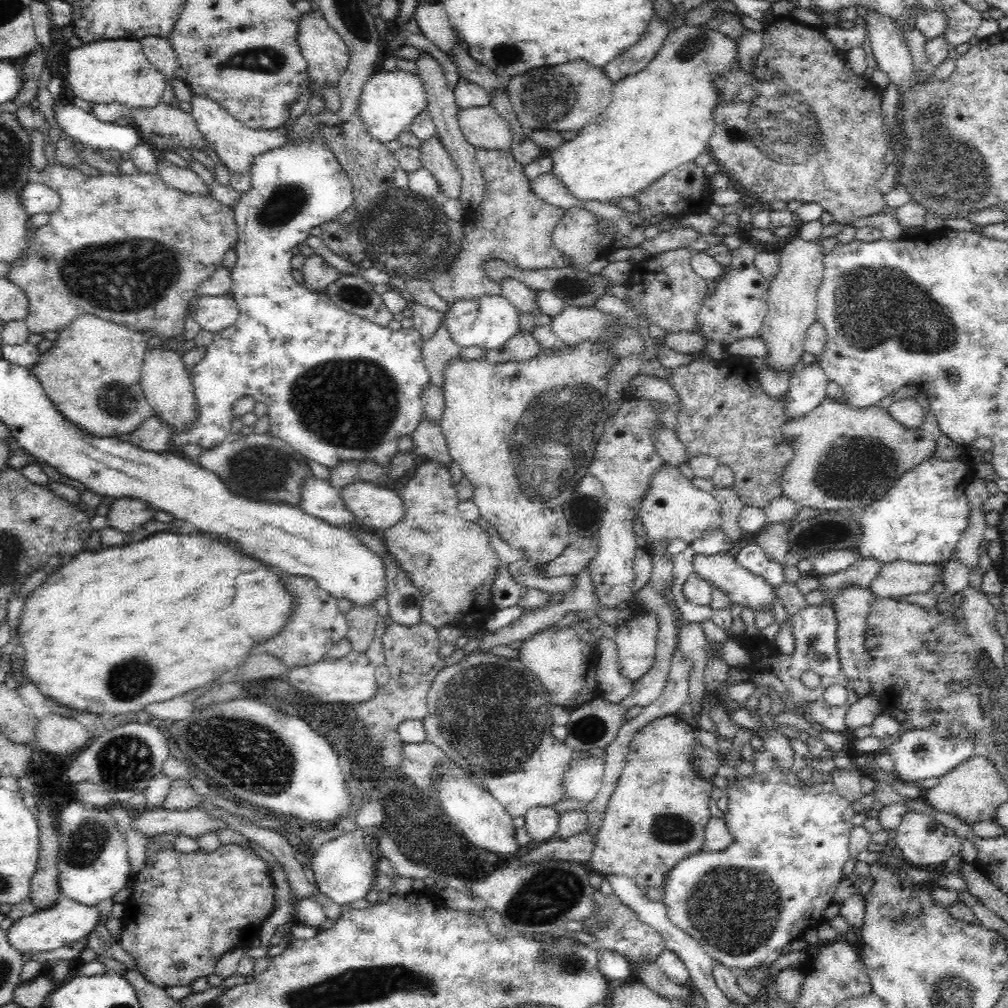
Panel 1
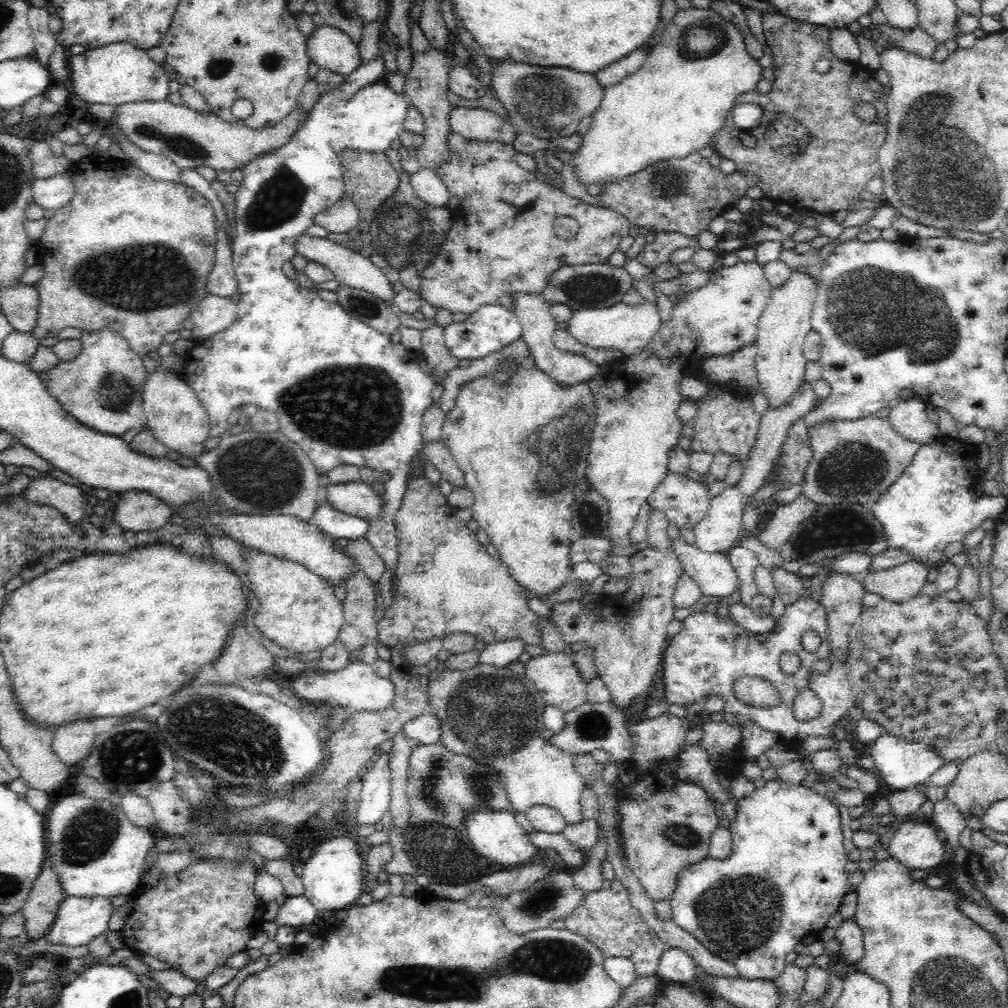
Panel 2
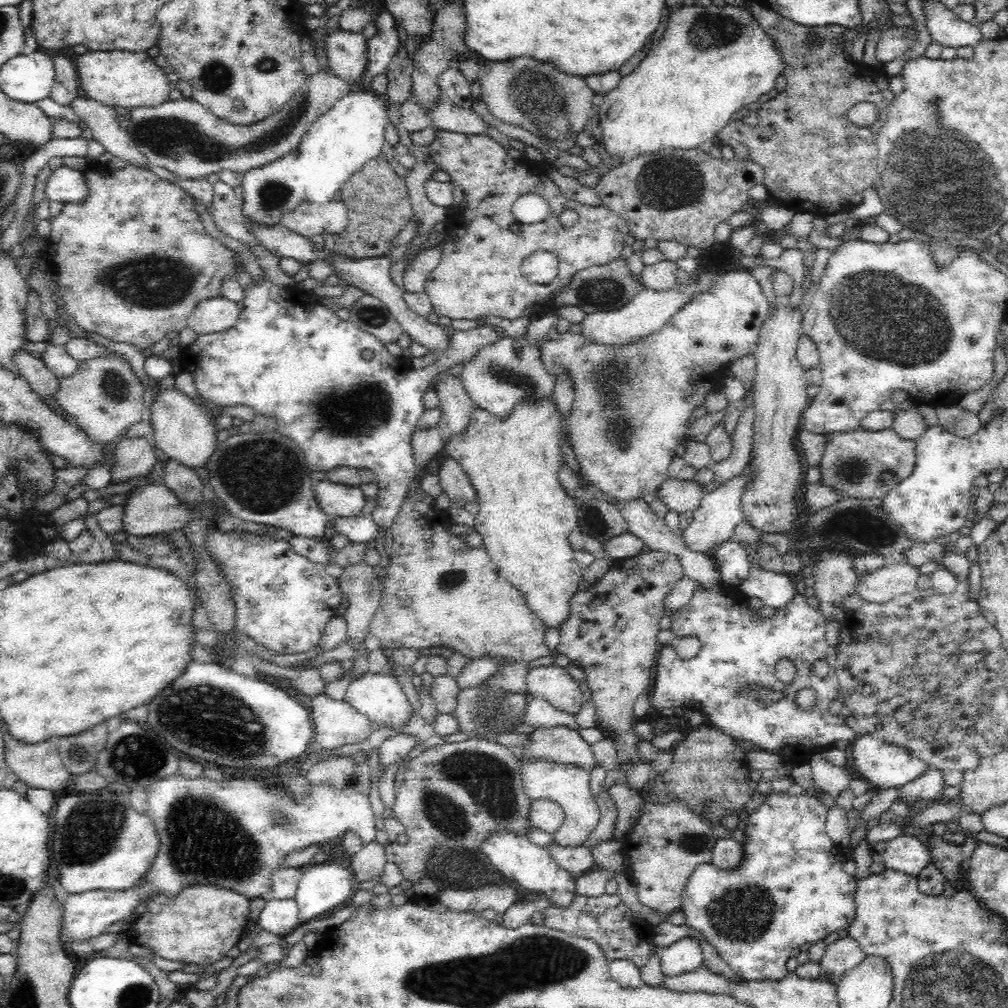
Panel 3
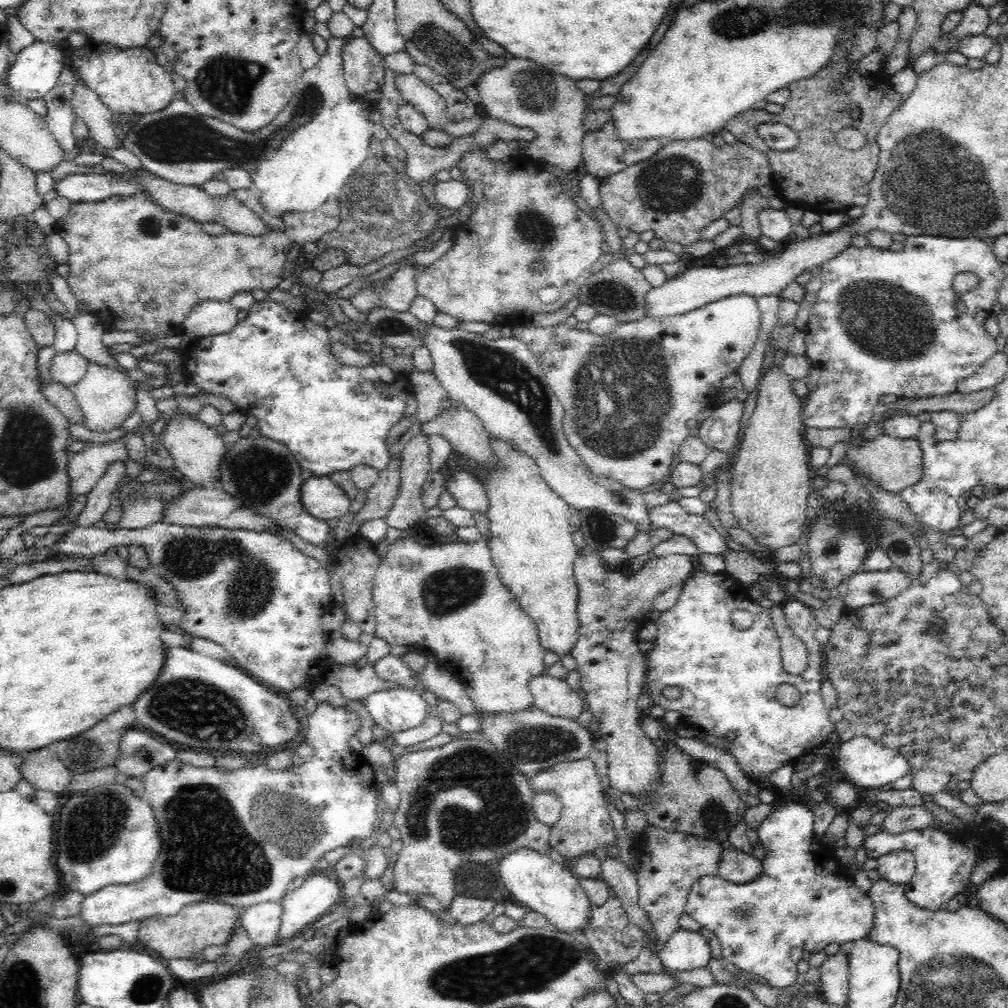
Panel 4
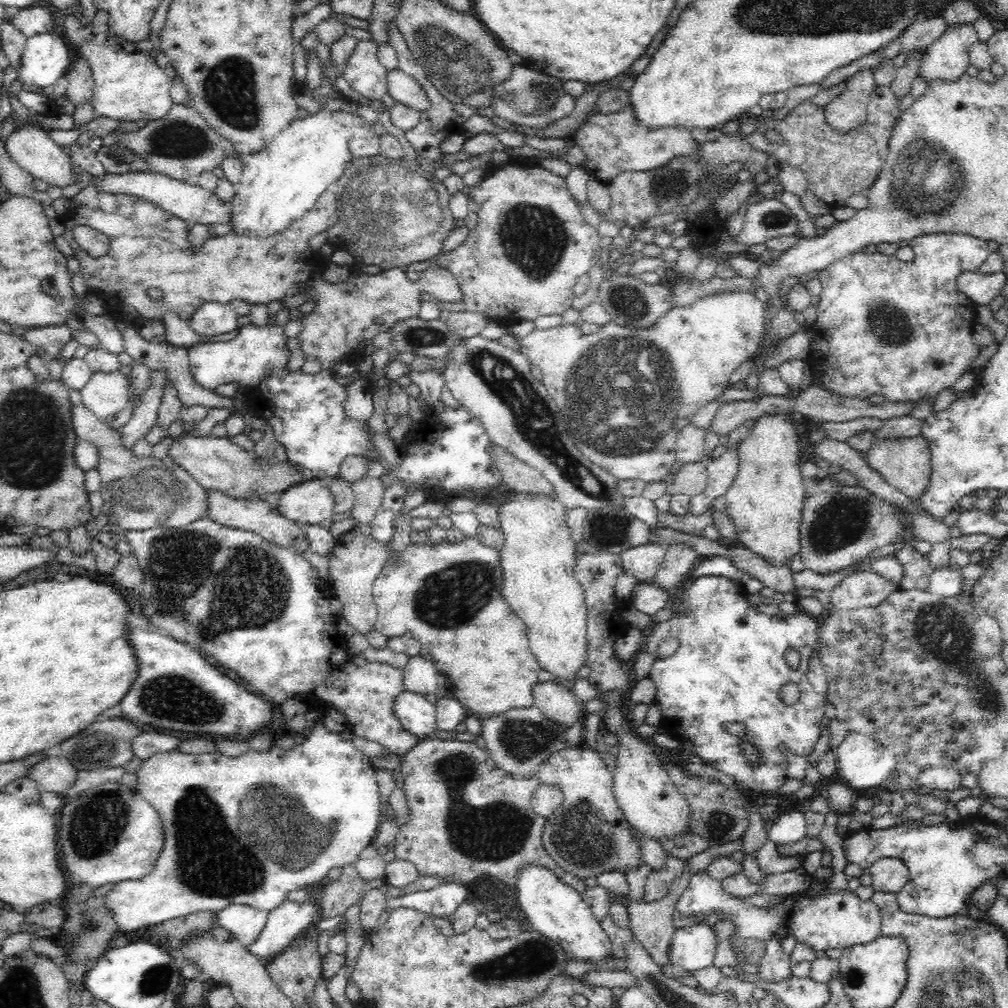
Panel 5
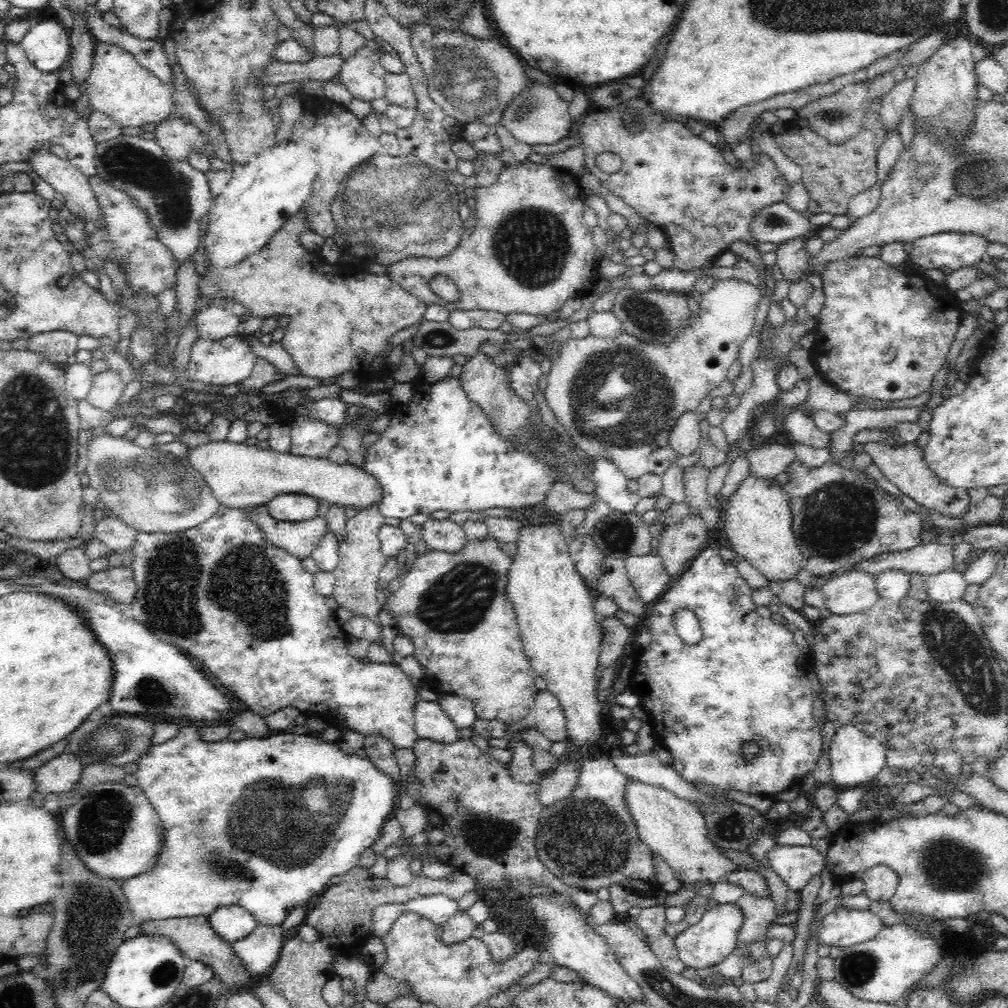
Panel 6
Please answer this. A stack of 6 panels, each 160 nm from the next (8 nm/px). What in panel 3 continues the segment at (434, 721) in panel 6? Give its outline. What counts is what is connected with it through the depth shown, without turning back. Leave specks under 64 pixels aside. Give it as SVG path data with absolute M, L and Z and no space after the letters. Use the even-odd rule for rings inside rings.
M368 671L350 682L344 695L344 701L348 702L357 712L364 714L370 722L374 721L374 723L389 725L397 729L406 725L413 714L400 682L391 673L385 671L380 674Z

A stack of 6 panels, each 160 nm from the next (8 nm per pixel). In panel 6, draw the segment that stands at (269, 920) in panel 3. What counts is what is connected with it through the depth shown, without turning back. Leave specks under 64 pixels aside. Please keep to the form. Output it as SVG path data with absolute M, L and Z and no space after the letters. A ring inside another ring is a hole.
M240 905L219 908L209 921L212 930L228 943L246 938L258 926L252 914Z

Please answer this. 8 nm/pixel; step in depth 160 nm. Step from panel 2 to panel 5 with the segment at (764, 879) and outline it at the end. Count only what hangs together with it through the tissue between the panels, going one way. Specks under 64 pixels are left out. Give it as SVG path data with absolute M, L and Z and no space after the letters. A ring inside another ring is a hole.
M802 811L786 812L778 816L778 820L767 828L768 839L777 847L794 845L807 838L807 822ZM696 873L690 877L688 886L676 902L675 911L684 916L703 916L716 913L719 920L728 921L734 926L731 946L738 954L741 944L746 939L754 939L764 945L764 954L757 963L758 973L746 978L750 983L754 980L767 980L780 984L792 975L792 962L784 953L782 940L792 935L796 942L810 946L812 950L826 951L830 948L843 948L868 944L876 940L881 932L881 912L872 899L862 900L855 891L836 889L826 892L827 885L816 894L808 894L807 890L792 894L778 894L777 899L767 906L759 907L748 903L745 898L732 896L724 890L721 881L706 873Z

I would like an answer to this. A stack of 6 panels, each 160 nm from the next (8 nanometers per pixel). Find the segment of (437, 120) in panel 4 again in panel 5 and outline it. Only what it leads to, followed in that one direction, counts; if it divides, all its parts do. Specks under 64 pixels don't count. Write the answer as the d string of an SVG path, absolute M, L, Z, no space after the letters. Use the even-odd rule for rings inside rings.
M403 70L387 71L387 89L396 103L402 103L414 110L431 110L431 102L421 84Z

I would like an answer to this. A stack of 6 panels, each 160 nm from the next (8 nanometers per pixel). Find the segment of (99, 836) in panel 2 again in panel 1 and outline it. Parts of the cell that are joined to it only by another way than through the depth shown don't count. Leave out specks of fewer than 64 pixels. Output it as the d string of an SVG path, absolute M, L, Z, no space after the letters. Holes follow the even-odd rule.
M73 800L57 811L59 891L80 904L93 907L106 898L113 898L126 886L130 874L126 836L118 831L118 825L107 810Z

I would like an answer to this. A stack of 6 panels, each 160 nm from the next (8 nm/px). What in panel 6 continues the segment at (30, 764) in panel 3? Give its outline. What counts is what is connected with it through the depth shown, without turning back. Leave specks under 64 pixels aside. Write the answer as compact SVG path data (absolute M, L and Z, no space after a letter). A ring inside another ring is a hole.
M65 752L49 760L34 772L36 790L42 794L58 794L77 788L83 765L72 754Z

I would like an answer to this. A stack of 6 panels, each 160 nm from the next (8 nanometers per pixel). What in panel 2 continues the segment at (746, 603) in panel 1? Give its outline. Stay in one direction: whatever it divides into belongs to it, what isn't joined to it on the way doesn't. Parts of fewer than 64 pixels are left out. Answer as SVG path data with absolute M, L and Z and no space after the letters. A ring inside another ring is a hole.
M682 538L671 545L683 572L698 583L703 596L727 598L739 590L739 578L729 563L728 551L707 553L695 544L684 543Z

